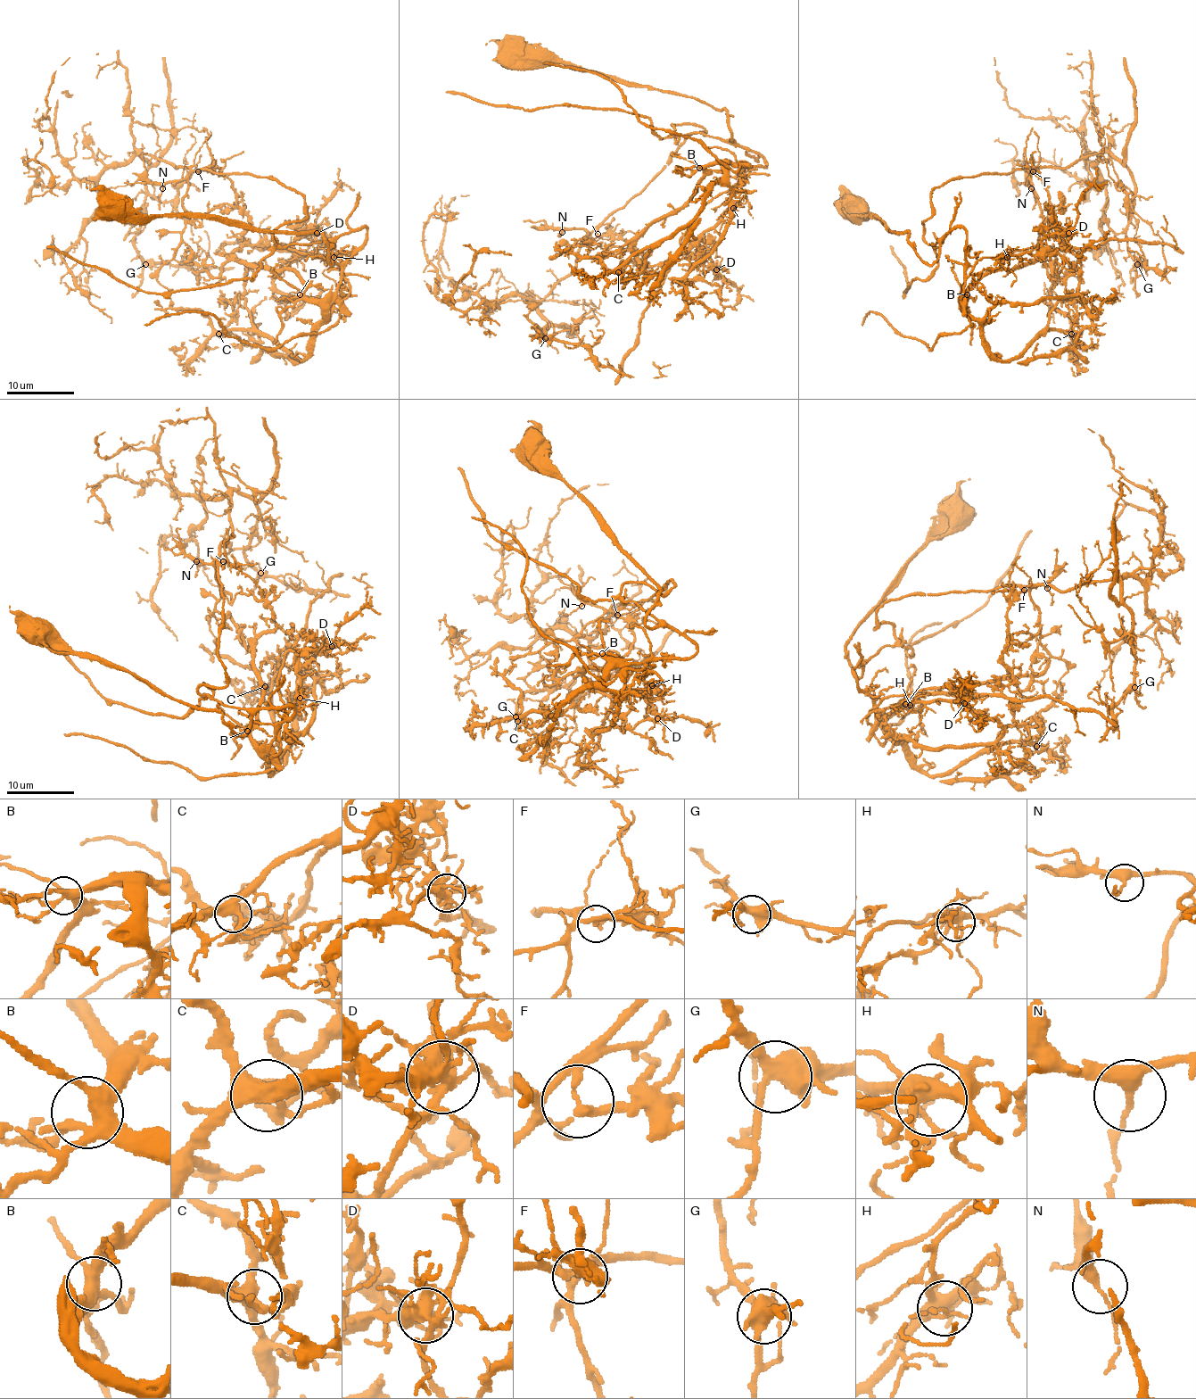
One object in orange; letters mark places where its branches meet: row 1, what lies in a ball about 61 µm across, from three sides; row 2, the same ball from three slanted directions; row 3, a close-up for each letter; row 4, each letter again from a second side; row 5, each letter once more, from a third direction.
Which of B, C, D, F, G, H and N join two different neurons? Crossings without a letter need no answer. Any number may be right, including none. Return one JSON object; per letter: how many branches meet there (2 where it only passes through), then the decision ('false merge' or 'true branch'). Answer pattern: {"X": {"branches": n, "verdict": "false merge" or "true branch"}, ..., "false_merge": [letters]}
{"B": {"branches": 5, "verdict": "true branch"}, "C": {"branches": 5, "verdict": "true branch"}, "D": {"branches": 7, "verdict": "false merge"}, "F": {"branches": 3, "verdict": "false merge"}, "G": {"branches": 5, "verdict": "true branch"}, "H": {"branches": 5, "verdict": "true branch"}, "N": {"branches": 3, "verdict": "true branch"}, "false_merge": ["D", "F"]}

